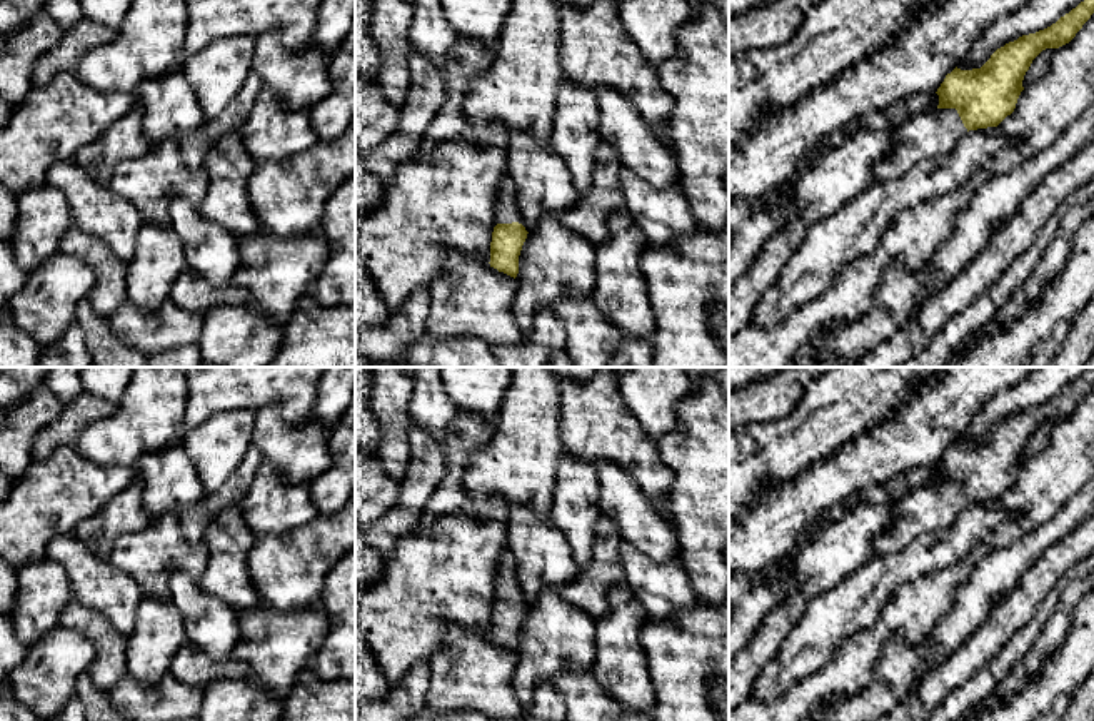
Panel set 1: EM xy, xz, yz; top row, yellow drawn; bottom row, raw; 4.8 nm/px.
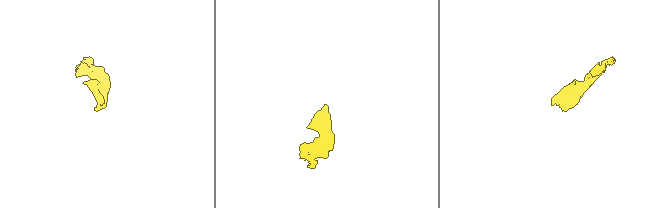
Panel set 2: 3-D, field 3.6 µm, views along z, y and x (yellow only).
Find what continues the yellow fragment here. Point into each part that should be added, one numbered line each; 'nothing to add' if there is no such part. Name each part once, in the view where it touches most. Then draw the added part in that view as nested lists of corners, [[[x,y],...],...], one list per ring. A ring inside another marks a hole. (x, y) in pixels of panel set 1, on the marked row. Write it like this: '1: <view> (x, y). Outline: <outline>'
1: yz (931, 134). Outline: [[[932,108],[904,122],[896,147],[876,165],[874,182],[894,180],[926,159],[947,155],[967,134],[956,108]]]

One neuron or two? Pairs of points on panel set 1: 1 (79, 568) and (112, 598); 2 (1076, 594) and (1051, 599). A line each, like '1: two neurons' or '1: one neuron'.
1: one neuron
2: two neurons

